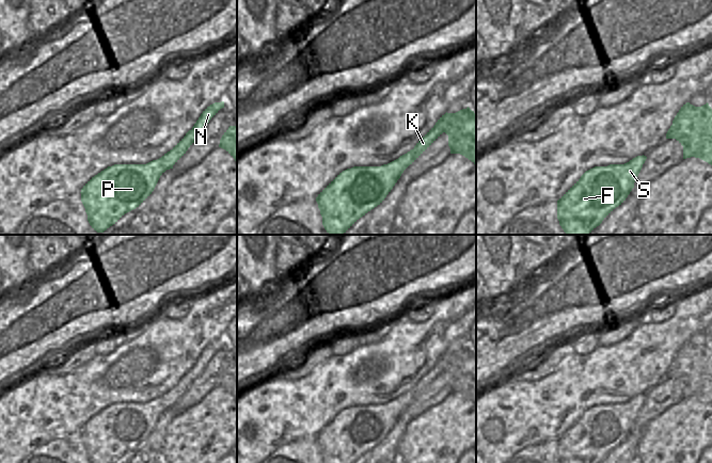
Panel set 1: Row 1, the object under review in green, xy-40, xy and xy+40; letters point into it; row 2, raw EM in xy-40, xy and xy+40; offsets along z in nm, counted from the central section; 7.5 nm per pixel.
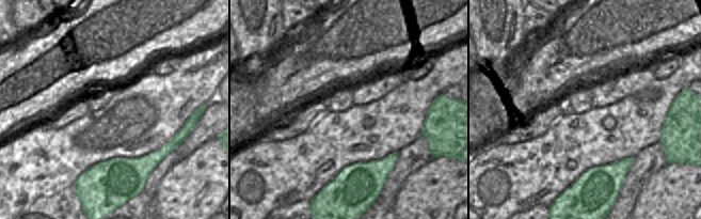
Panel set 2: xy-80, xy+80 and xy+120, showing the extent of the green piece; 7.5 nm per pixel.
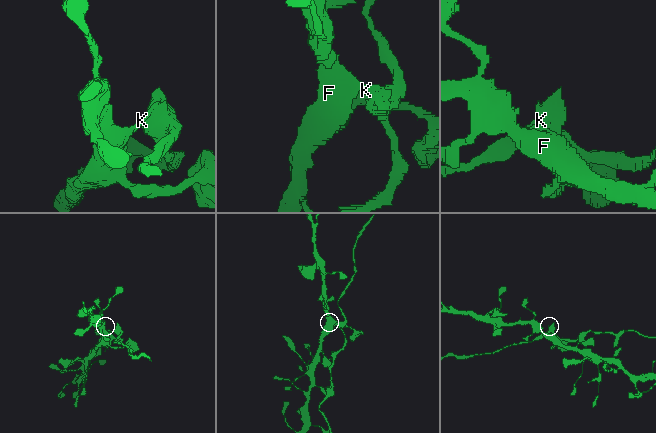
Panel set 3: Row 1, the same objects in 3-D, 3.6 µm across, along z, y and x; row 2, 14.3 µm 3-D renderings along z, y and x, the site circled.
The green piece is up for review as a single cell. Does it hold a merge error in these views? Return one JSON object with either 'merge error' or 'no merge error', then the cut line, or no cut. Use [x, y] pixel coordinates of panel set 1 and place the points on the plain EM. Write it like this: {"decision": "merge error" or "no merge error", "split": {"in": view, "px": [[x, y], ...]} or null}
{"decision": "merge error", "split": {"in": "xy-40", "px": [[155, 399], [163, 402], [167, 408]]}}

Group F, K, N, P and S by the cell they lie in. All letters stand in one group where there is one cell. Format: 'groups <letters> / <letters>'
groups F P S / K N

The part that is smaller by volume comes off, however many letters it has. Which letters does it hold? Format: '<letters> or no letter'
K, N

